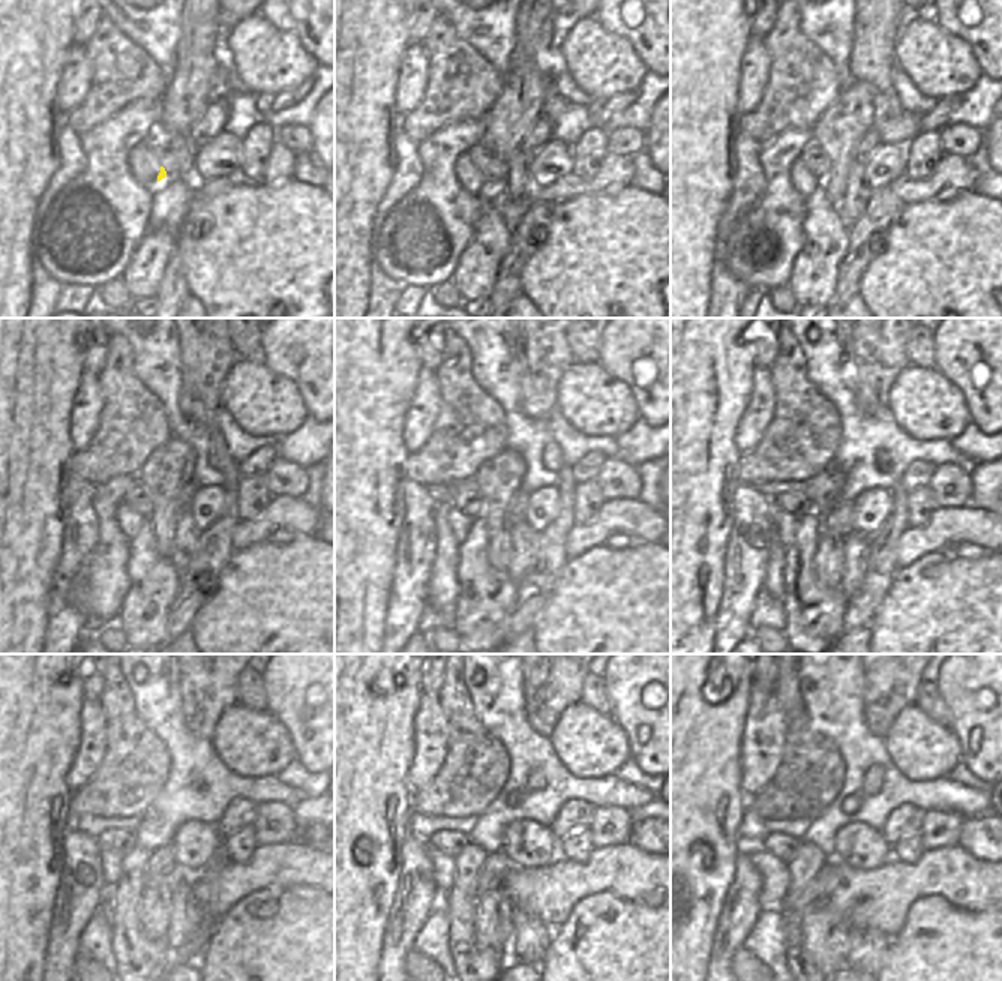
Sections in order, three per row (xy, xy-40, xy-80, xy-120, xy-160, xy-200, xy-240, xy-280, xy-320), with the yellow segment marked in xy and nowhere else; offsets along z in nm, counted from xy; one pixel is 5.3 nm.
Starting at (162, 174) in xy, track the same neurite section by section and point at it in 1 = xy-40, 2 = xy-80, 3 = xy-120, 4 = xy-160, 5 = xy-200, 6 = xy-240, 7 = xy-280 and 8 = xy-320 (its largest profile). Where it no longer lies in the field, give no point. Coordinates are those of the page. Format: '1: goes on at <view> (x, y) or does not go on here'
1: goes on at xy-40 (494, 170)
2: goes on at xy-80 (812, 156)
3: goes on at xy-120 (137, 497)
4: goes on at xy-160 (464, 495)
5: goes on at xy-200 (797, 504)
6: goes on at xy-240 (122, 842)
7: goes on at xy-280 (449, 842)
8: goes on at xy-320 (780, 845)

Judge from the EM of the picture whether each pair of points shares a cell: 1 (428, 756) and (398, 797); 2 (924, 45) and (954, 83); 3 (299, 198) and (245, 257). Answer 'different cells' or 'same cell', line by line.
1: different cells
2: same cell
3: same cell

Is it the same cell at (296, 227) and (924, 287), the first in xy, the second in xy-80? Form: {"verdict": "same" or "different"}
{"verdict": "same"}

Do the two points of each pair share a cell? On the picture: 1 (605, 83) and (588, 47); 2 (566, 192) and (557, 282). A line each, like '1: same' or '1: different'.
1: same
2: different

